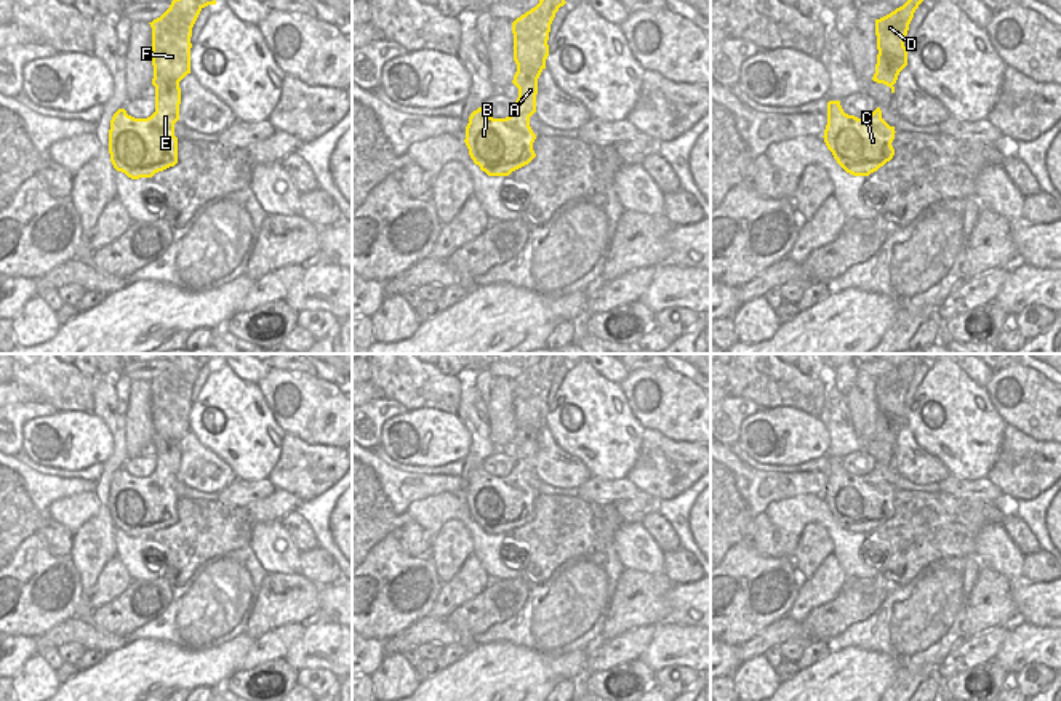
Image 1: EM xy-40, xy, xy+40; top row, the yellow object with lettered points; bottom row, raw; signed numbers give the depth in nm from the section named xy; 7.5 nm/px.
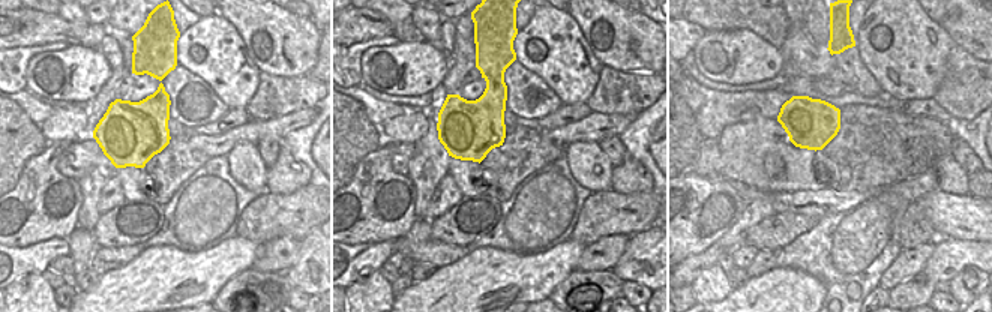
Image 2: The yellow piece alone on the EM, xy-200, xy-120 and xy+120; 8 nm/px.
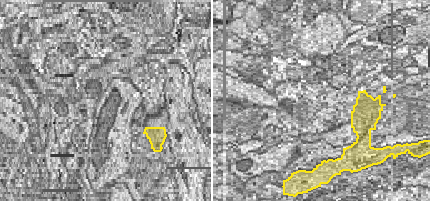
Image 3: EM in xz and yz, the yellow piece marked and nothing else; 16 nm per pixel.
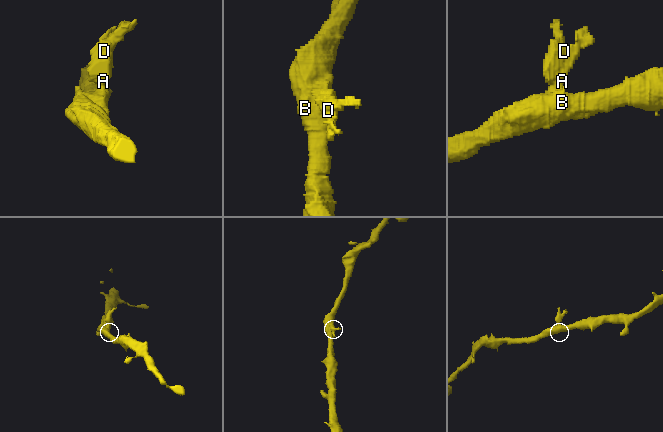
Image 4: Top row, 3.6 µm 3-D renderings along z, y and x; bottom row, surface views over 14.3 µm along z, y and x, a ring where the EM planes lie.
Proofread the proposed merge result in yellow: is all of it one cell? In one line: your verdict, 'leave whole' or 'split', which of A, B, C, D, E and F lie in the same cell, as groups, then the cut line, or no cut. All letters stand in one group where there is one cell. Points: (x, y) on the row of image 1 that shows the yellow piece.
split; groups A B C E / D F; cut xy-40 (154, 74), (162, 74), (178, 82)

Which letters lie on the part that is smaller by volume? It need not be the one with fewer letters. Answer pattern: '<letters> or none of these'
D, F

